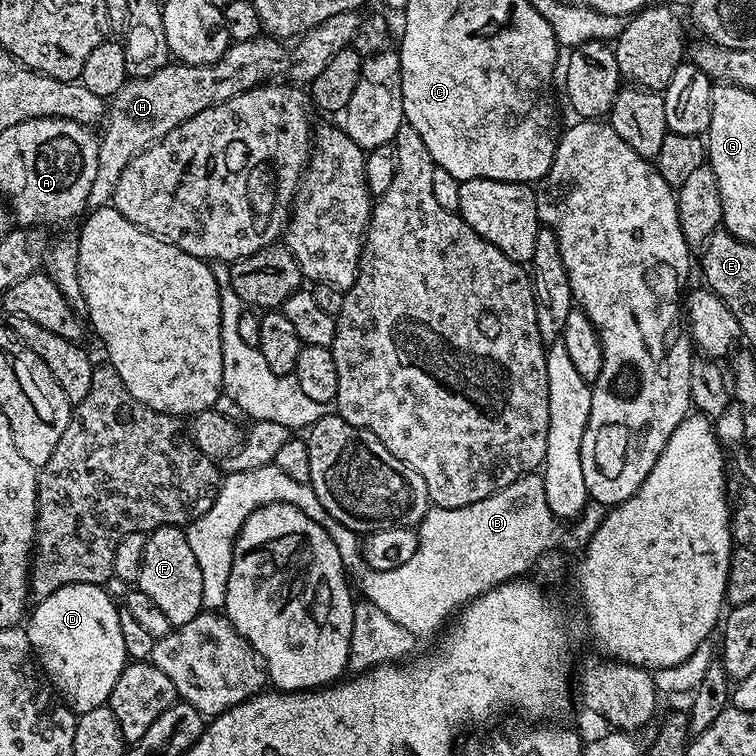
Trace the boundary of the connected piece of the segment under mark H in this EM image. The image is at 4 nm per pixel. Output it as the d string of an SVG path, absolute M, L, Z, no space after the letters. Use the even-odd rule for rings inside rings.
M359 11L334 14L334 18L314 26L291 42L261 34L246 42L229 43L226 54L213 64L170 62L154 75L142 79L130 78L118 94L111 97L106 108L106 119L102 124L104 133L98 136L98 174L94 174L94 186L90 186L88 208L105 207L114 194L114 186L118 186L118 178L122 178L122 170L126 170L134 157L158 143L182 122L194 118L194 114L265 82L311 85L312 80L322 74L330 58L334 58L338 50L351 45L361 19Z

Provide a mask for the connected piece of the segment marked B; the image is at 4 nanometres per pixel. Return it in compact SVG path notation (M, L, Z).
M273 462L258 466L258 470L227 473L220 481L220 490L210 510L187 525L190 550L198 561L198 570L202 570L205 609L223 609L236 536L246 518L267 504L289 504L302 510L306 518L314 518L314 522L330 534L334 546L338 546L338 558L342 558L345 573L360 579L363 599L378 606L378 610L384 611L398 622L398 626L410 630L410 634L418 638L435 637L460 607L496 585L523 577L528 573L526 571L537 565L540 557L555 549L552 547L560 536L560 524L548 506L546 492L528 492L528 480L522 476L510 486L470 506L429 505L427 514L416 528L419 546L413 557L404 567L379 572L366 566L358 533L342 526L342 522L329 514L326 506L318 502L318 494L314 494L311 484L294 482L294 478L282 474Z

